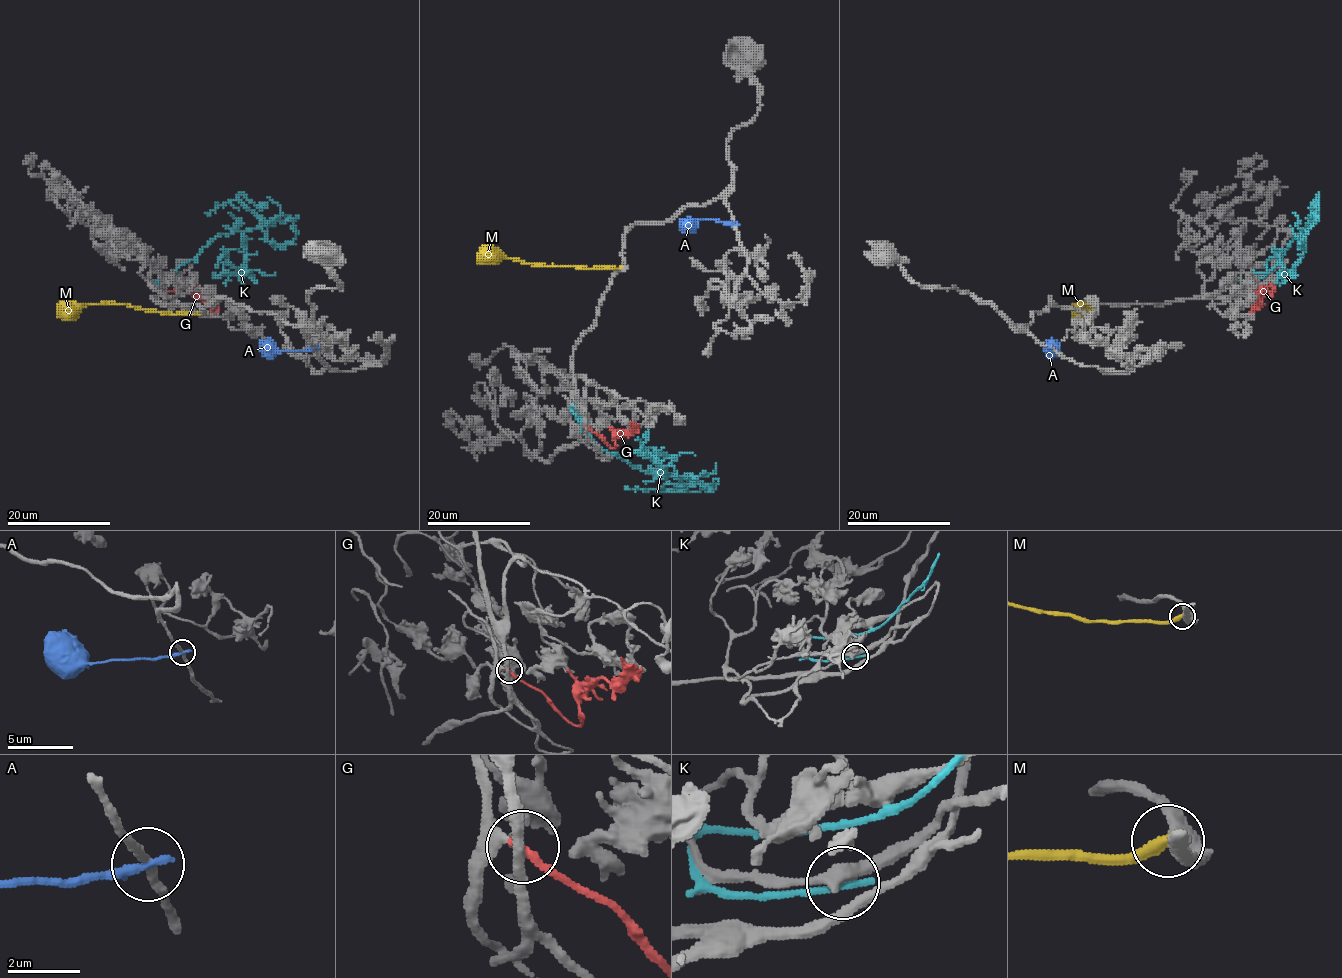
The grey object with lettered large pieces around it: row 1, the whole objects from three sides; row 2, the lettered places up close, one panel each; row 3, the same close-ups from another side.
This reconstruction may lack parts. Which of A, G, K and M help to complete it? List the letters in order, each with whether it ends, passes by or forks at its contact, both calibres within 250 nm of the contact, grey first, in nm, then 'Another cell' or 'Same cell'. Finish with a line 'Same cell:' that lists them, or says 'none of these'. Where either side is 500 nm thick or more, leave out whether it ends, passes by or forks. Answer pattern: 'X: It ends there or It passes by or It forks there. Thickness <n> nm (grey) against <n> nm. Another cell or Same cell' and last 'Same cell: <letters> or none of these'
A: It ends there. Thickness 240 nm (grey) against 280 nm. Another cell
G: It ends there. Thickness 240 nm (grey) against 220 nm. Same cell
K: It ends there. Thickness 320 nm (grey) against 200 nm. Another cell
M: It ends there. Thickness 440 nm (grey) against 360 nm. Another cell
Same cell: G

